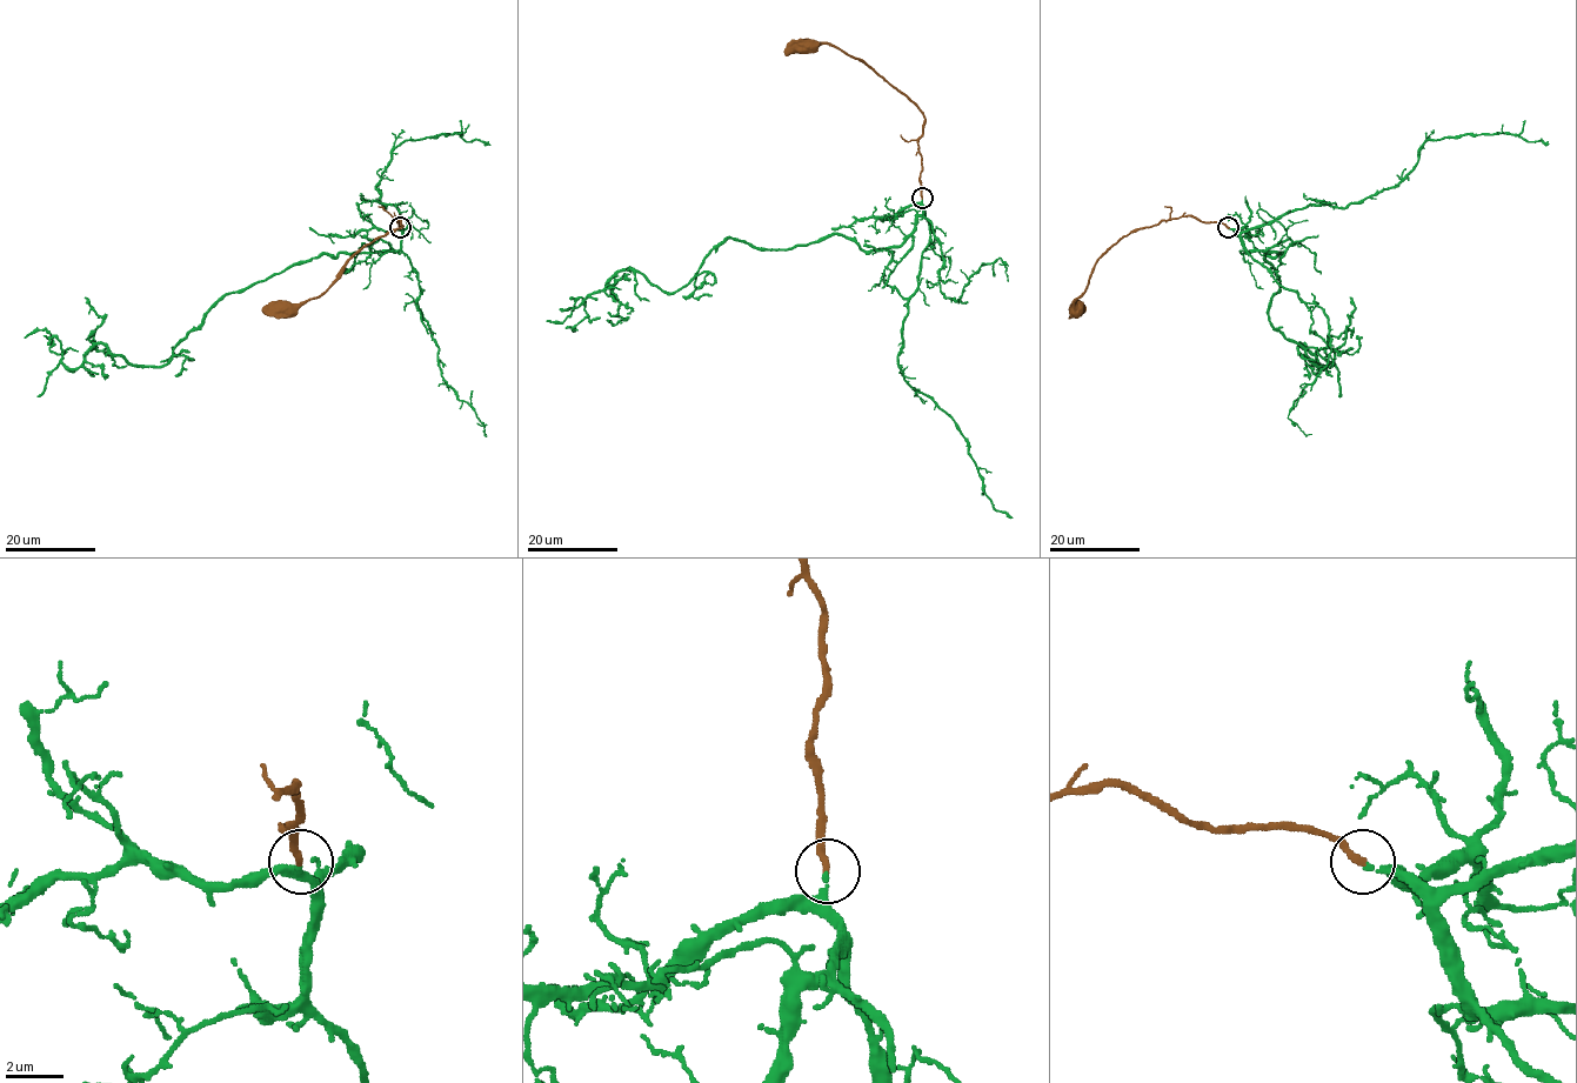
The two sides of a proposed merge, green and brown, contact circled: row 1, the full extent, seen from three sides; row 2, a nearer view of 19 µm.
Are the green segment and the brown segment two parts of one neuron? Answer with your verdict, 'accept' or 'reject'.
accept

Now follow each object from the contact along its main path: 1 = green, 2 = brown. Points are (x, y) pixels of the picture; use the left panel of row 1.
1: (400, 228), (398, 251), (323, 254), (229, 292), (159, 367), (98, 343), (69, 368), (55, 336), (25, 338)
2: (400, 228), (399, 215), (395, 219), (402, 226), (367, 243), (349, 259), (341, 275), (325, 292), (286, 309)

